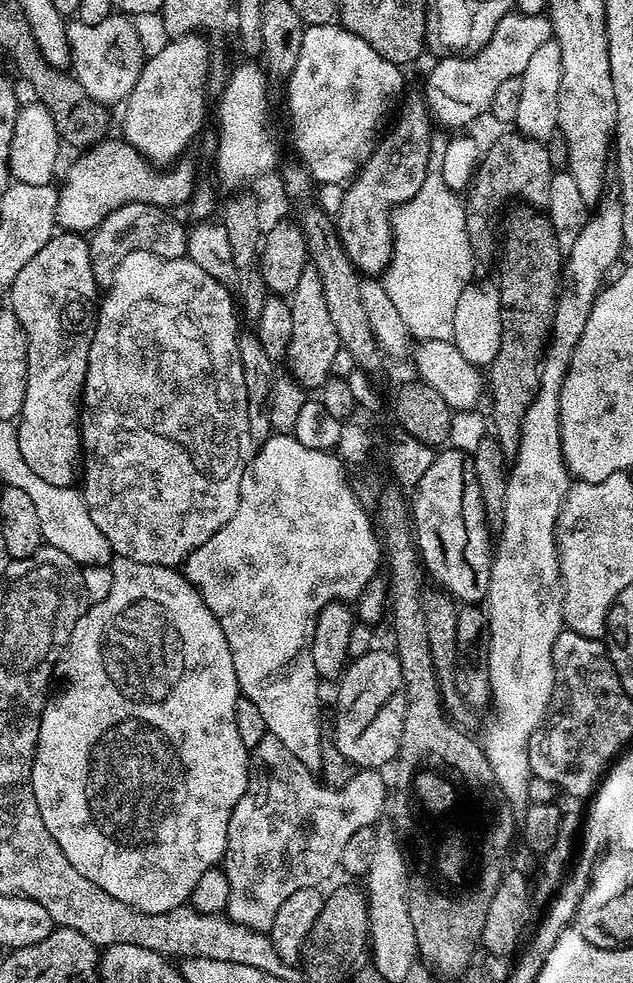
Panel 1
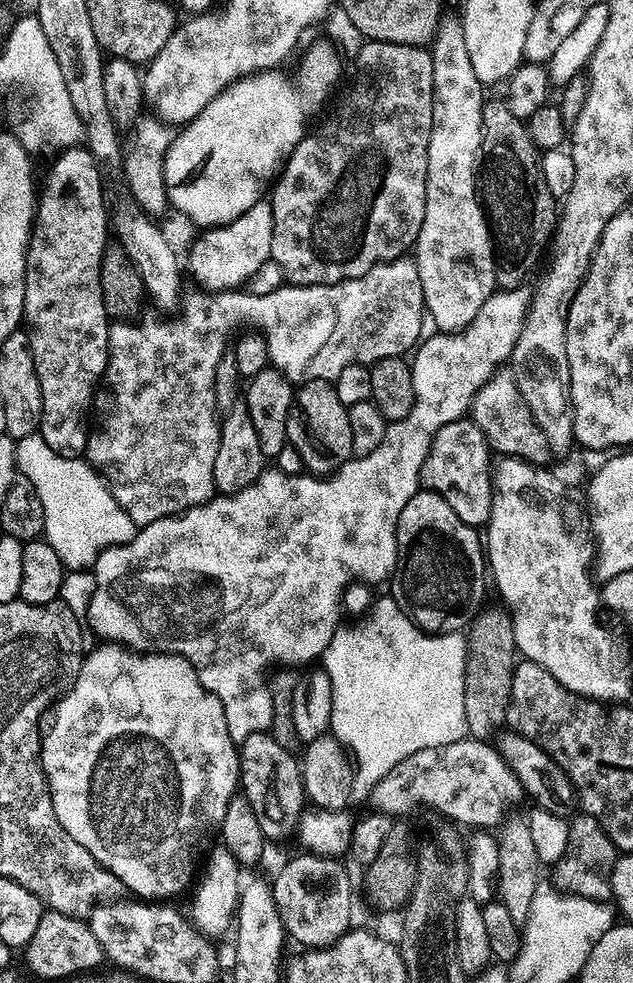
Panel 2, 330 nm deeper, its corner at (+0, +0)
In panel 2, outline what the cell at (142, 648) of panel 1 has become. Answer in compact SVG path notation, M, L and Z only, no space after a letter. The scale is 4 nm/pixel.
M104 642L93 647L85 655L78 678L72 683L72 687L59 697L55 712L56 717L53 718L48 732L46 728L40 742L39 762L44 767L44 776L48 779L48 789L54 802L54 814L58 814L58 822L66 830L66 834L70 834L74 842L86 846L86 850L90 850L90 854L103 868L110 870L124 883L129 893L137 892L140 895L137 897L168 898L164 896L176 896L179 892L186 891L188 883L190 888L197 875L198 865L206 849L213 843L212 836L214 840L219 833L222 818L226 818L226 810L240 788L238 744L232 739L226 726L226 714L220 699L202 684L195 666L185 656L171 652L137 651L117 642Z

